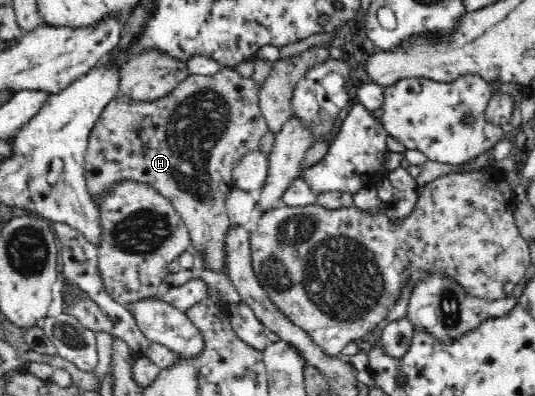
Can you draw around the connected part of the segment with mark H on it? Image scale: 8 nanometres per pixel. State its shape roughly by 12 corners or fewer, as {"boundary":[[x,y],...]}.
{"boundary":[[250,78],[117,96],[89,135],[95,201],[149,183],[226,270],[231,170],[269,132]]}

